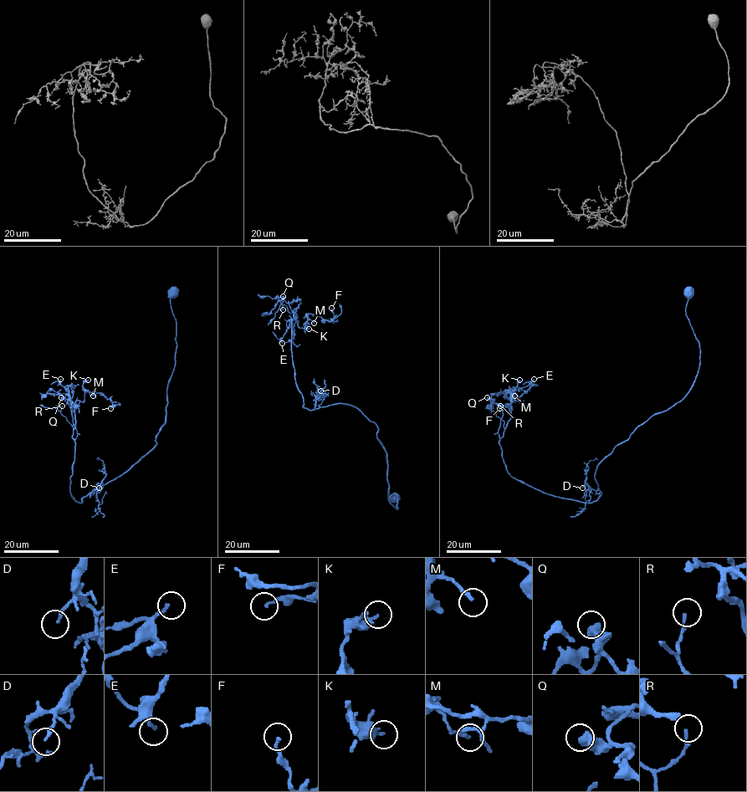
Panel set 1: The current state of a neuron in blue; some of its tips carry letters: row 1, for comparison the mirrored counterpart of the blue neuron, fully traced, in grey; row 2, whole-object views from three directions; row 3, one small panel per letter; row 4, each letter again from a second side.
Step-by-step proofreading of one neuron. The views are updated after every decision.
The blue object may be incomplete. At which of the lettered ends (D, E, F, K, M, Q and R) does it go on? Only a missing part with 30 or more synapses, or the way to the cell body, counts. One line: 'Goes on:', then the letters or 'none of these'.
Goes on: none of these

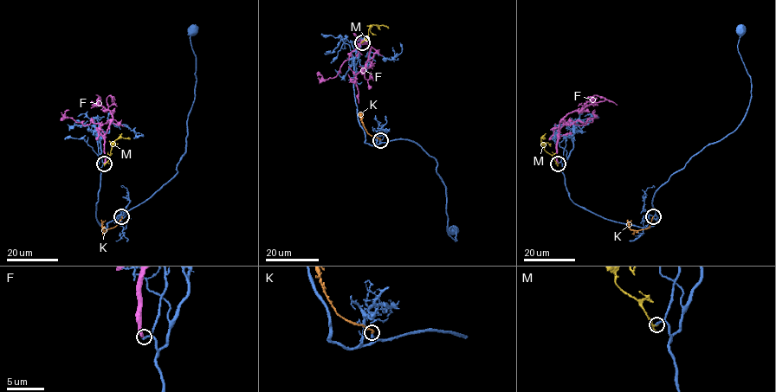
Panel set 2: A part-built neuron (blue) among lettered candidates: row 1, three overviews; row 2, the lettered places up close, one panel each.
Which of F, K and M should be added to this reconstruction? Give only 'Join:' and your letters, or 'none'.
Join: K

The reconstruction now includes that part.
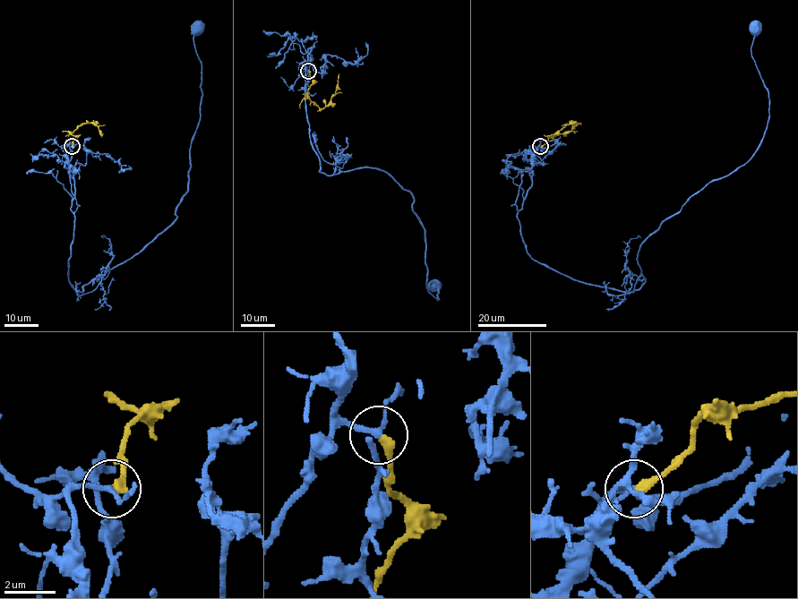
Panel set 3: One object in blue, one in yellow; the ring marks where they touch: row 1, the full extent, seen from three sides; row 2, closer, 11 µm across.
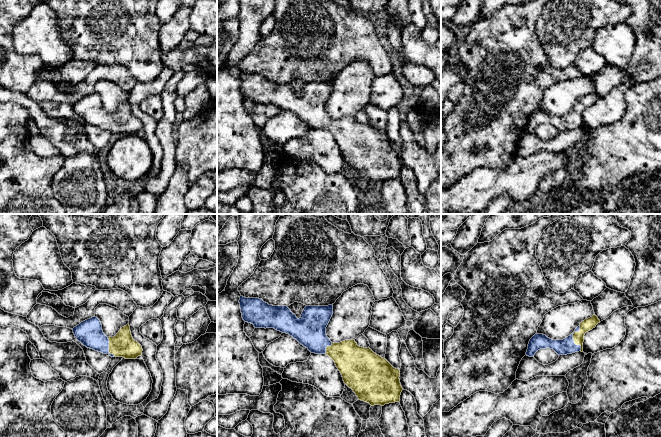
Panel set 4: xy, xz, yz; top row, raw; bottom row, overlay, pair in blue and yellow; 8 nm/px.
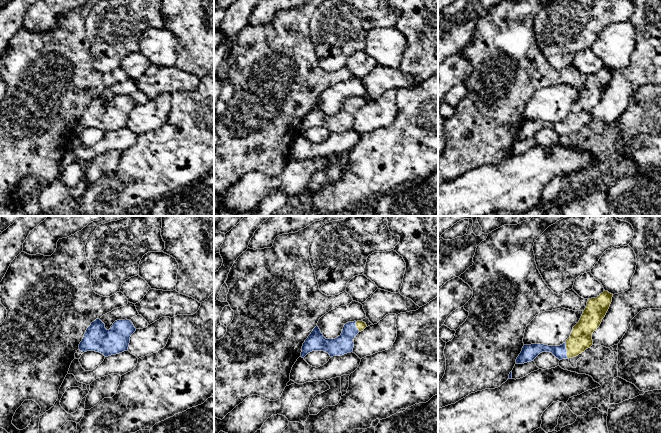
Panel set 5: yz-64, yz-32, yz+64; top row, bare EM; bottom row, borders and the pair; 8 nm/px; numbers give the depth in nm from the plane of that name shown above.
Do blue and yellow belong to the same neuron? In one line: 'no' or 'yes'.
yes

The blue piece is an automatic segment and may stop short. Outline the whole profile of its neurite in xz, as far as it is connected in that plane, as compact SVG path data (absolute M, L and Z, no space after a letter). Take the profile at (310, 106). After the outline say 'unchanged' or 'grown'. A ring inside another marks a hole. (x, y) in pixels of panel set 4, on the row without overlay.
M240 72L240 85L245 98L255 104L274 104L289 110L311 129L326 130L340 147L344 159L353 166L359 176L371 182L400 177L403 166L400 159L400 146L394 144L385 134L374 129L370 124L357 121L355 116L332 119L326 111L326 103L333 91L333 80L328 82L306 82L298 95L287 82L273 82L259 74Z; grown

